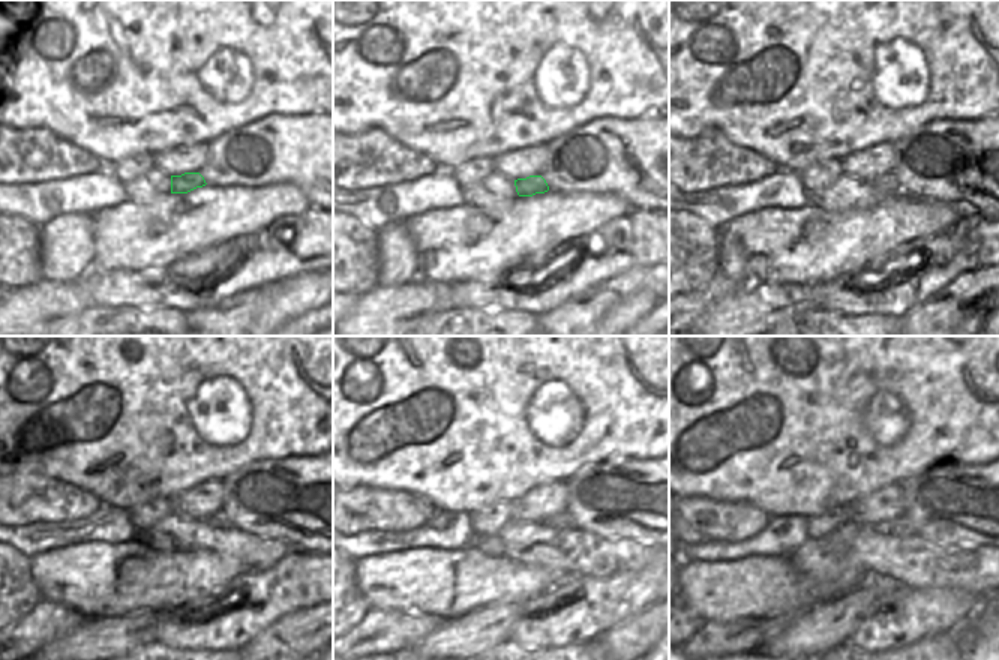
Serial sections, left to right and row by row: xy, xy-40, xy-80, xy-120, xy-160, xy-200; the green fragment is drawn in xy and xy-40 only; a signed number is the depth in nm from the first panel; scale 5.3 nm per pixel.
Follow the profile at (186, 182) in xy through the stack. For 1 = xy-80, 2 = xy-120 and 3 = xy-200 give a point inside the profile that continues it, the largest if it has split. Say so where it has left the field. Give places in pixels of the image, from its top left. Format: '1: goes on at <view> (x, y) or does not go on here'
1: goes on at xy-80 (888, 185)
2: goes on at xy-120 (218, 521)
3: goes on at xy-200 (902, 527)

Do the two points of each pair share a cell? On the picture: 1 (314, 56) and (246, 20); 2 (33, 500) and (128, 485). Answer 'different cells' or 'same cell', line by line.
1: same cell
2: different cells

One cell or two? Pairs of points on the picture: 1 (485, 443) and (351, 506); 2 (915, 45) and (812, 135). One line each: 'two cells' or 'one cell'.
1: two cells
2: one cell

